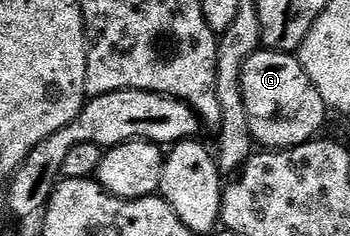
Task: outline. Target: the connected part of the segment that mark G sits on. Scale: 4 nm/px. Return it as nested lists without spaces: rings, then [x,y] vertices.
[[[263,48],[248,56],[242,73],[242,91],[250,135],[259,147],[291,150],[319,137],[318,129],[328,115],[328,107],[320,92],[316,92],[316,84],[312,84],[308,72],[304,72],[302,61],[294,54]]]

